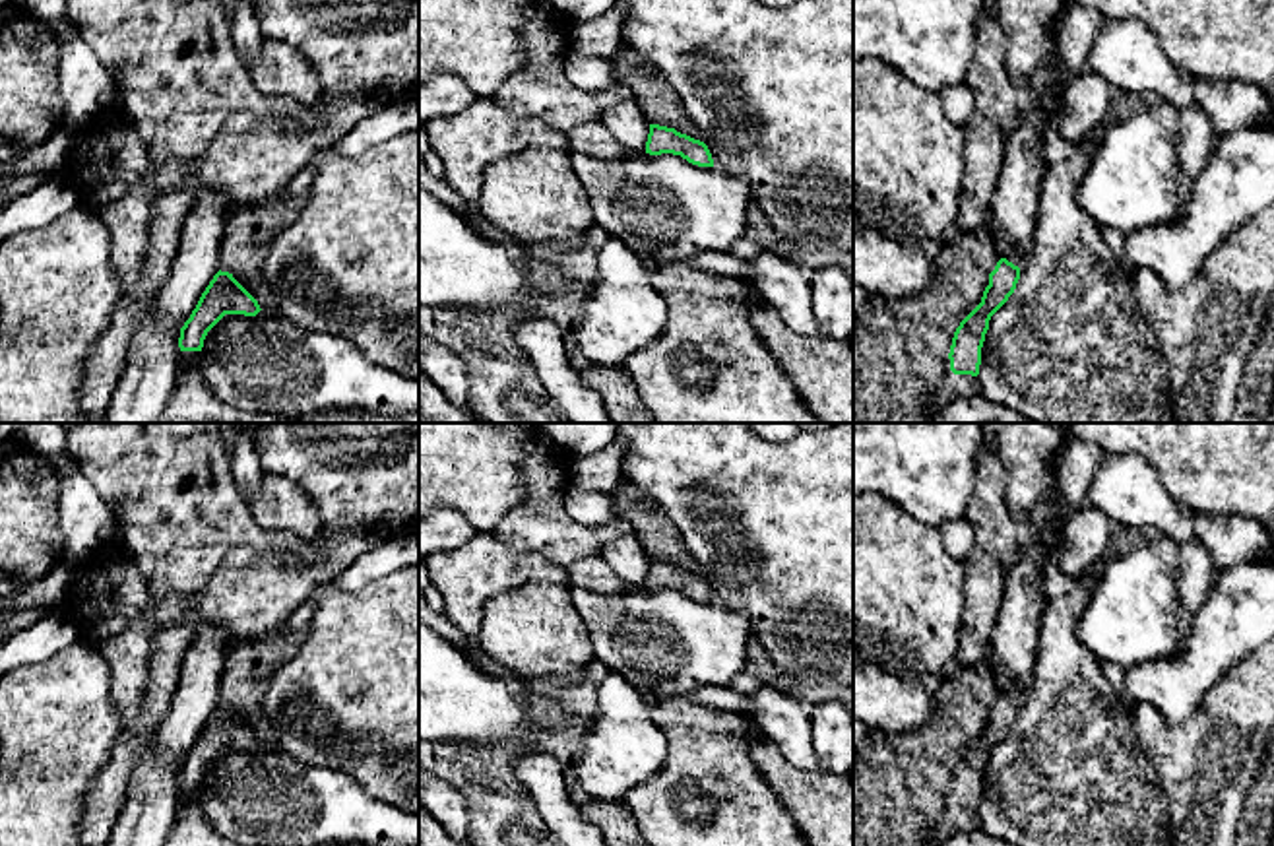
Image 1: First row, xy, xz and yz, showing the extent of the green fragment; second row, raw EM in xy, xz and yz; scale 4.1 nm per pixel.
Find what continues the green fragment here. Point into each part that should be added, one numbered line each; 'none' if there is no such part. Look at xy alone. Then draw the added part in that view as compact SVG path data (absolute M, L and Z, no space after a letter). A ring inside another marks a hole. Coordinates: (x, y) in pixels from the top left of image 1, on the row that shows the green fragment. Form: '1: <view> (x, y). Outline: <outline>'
1: xy (189, 361). Outline: M180 351L176 380L182 380L186 376L200 376L198 363L200 351Z

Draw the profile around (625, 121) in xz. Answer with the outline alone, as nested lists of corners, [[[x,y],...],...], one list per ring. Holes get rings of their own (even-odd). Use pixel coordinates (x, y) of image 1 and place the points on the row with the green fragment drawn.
[[[634,99],[611,105],[601,113],[599,122],[630,151],[630,155],[646,153],[650,122]]]

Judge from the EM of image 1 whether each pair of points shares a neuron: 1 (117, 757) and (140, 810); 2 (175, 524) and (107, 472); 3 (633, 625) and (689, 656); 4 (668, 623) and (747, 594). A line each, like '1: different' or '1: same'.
1: different
2: same
3: same
4: different

